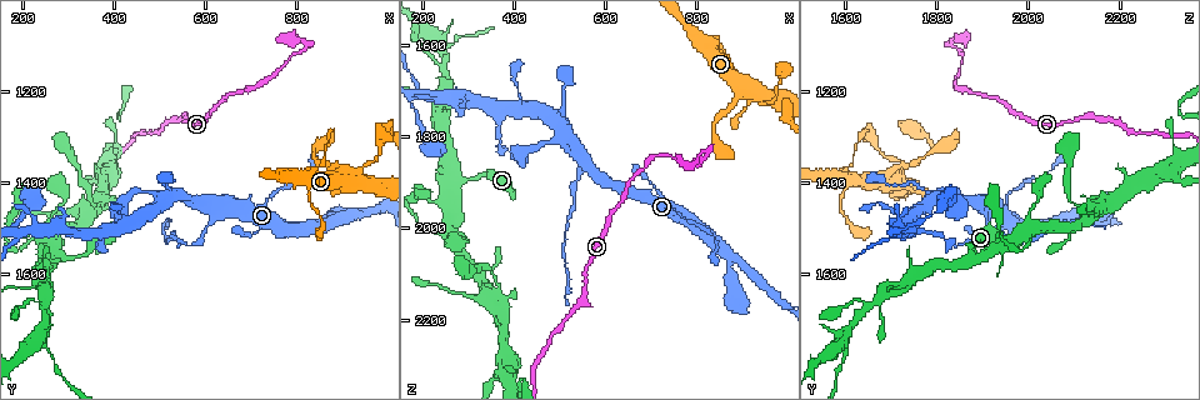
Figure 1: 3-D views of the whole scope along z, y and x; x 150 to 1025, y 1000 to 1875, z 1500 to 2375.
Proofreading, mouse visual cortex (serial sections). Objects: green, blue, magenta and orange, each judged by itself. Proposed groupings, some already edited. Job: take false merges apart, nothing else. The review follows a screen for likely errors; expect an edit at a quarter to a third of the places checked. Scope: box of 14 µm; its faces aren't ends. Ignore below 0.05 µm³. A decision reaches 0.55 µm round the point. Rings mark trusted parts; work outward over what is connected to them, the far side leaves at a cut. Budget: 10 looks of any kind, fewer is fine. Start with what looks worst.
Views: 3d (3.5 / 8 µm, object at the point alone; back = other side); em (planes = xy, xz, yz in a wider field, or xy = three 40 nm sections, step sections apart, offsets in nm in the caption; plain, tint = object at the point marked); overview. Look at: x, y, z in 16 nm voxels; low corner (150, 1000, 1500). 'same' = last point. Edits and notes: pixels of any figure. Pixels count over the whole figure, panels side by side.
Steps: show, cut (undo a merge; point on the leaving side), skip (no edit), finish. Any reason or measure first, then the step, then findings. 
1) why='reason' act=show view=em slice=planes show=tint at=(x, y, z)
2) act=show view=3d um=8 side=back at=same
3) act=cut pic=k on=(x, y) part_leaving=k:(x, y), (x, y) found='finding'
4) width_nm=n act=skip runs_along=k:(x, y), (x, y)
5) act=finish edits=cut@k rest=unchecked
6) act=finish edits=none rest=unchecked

why='a narrow waist' act=show view=3d um=3.5 at=(810, 1090, 1835)

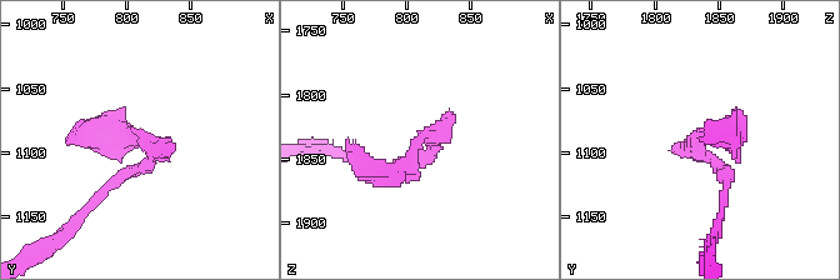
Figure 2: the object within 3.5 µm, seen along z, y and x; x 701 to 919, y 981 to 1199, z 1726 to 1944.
act=show view=em slice=xy step=2 show=tint at=(806, 1086, 1842)

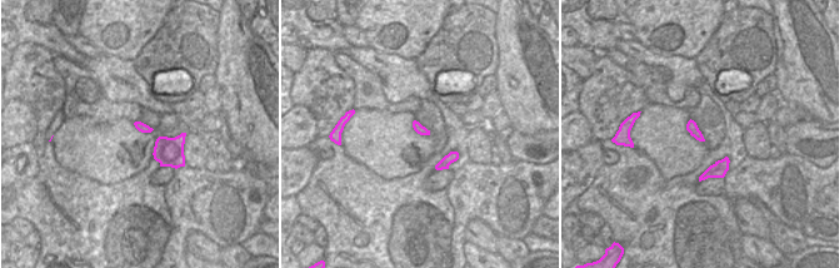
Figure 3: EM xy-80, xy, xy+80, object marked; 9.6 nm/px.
why='cut it another way' act=show view=em slice=xy step=5 show=tint at=same

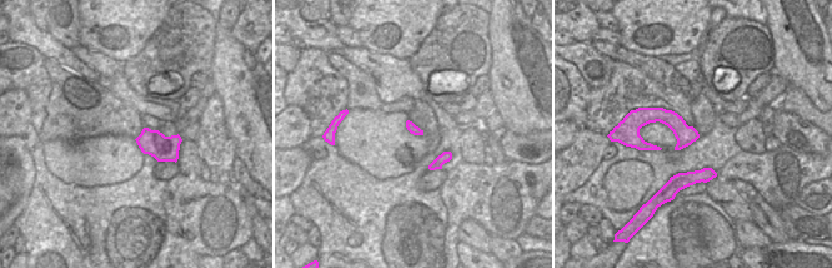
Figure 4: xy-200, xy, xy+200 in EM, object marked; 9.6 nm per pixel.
width_nm=90 act=cut pic=2 on=(110, 148) part_leaving=2:(153, 156), (141, 134), (73, 138) found='two cells meet here'

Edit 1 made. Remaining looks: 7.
act=show view=overview

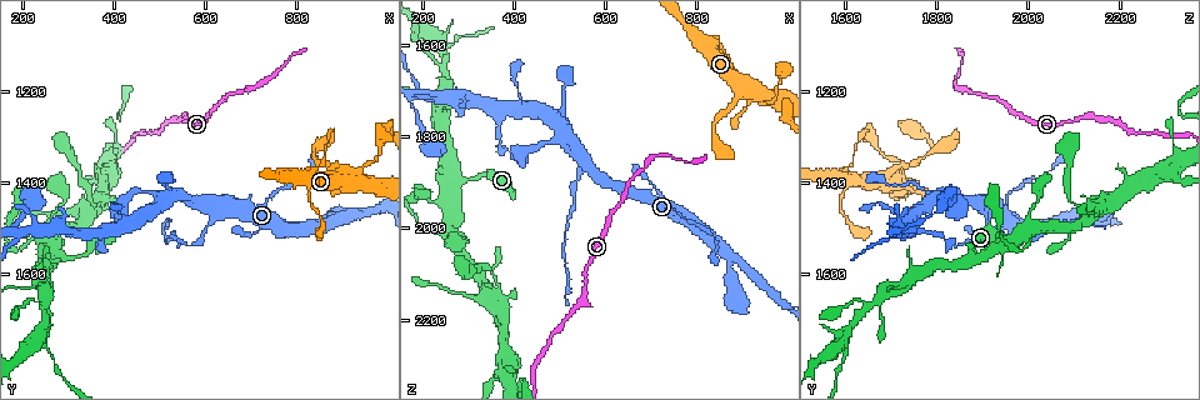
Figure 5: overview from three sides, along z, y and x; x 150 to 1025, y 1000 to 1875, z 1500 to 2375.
act=show view=3d um=3.5 at=(245, 1670, 1655)

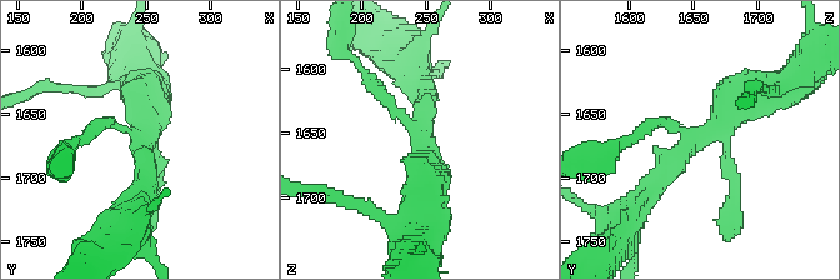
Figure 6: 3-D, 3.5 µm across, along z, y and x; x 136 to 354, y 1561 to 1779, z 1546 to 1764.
why='now the EM' act=show view=em slice=xy step=5 show=tint at=(248, 1668, 1654)

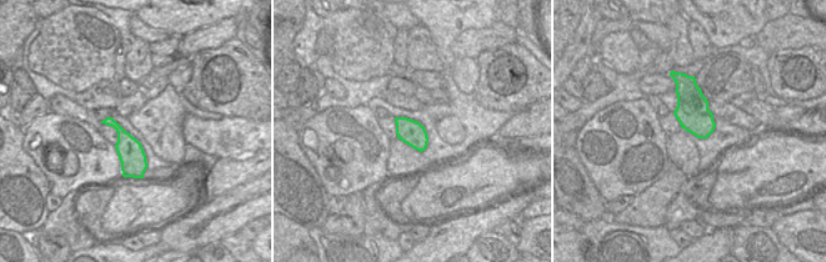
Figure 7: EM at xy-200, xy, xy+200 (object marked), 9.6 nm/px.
act=skip runs_along=6:(761, 90), (698, 136), (640, 201) found='continuous, no second cell'

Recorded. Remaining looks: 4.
why='a fork' act=show view=3d um=3.5 side=back at=(620, 1445, 1910)

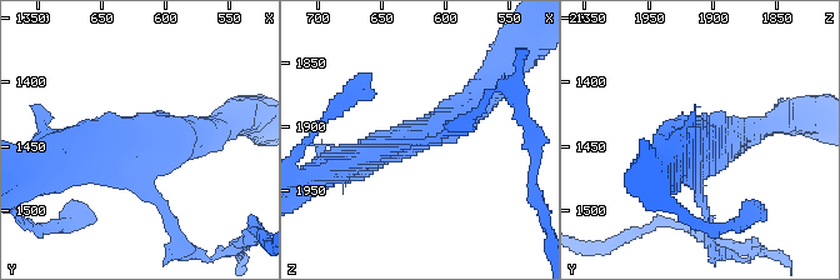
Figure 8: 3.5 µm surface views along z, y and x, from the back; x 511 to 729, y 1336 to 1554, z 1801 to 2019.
arms=3 arm_widths_nm=100,400,450 why='need the tissue' act=show view=em slice=xy step=1 show=tint at=(616, 1440, 1904)

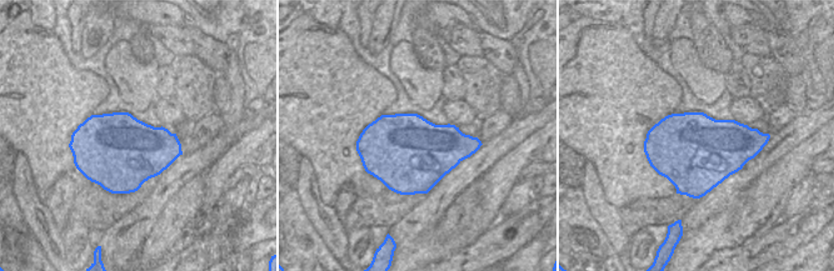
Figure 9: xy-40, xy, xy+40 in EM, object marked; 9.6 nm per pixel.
width_nm=750 act=skip runs_along=8:(348, 164), (439, 129), (493, 84) found='one cell here'

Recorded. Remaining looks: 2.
why='looks like a crossing' act=show view=3d um=8 at=(255, 1490, 2010)

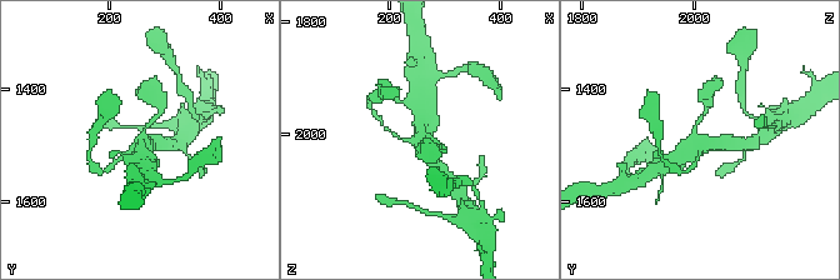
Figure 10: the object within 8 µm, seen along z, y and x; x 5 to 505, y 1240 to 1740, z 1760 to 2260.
arms=4 arm_widths_nm=150,150,400,500 why='shape alone is not enough' act=show view=em slice=xy step=1 show=tint at=(250, 1490, 2015)

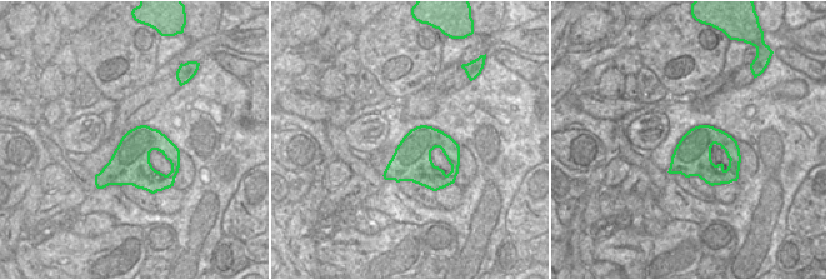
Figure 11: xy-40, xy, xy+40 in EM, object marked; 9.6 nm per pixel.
act=skip runs_along=10:(673, 161), (691, 141), (730, 143) found='all the same cell'

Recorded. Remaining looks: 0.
act=finish edits=cut@2 rest=unchecked

